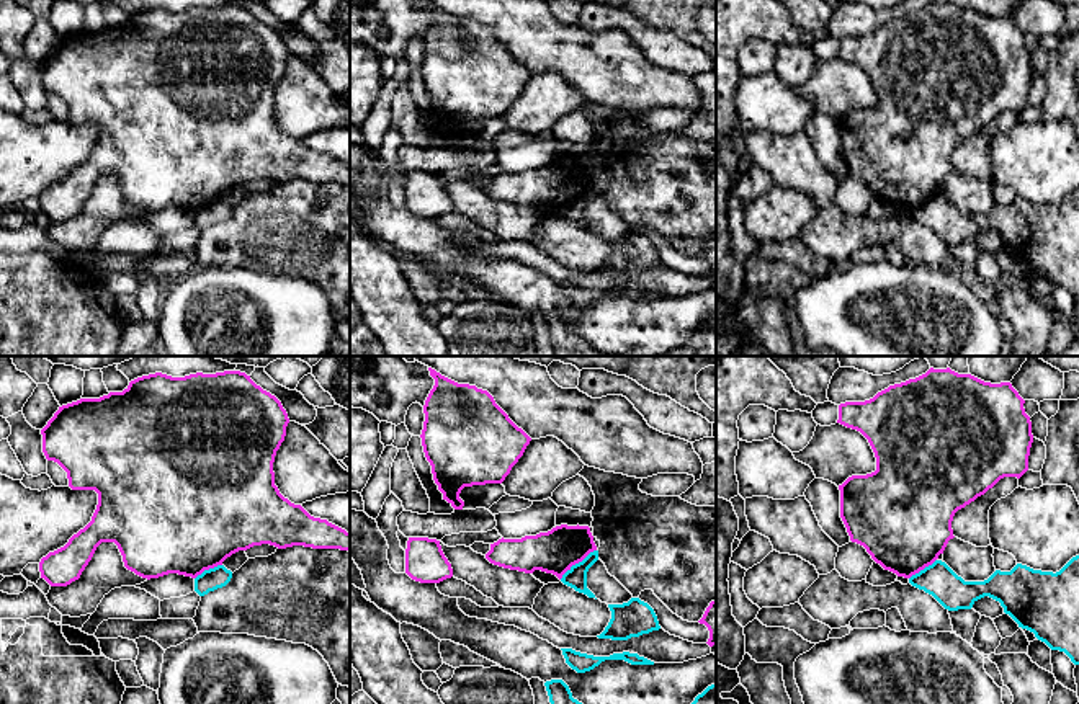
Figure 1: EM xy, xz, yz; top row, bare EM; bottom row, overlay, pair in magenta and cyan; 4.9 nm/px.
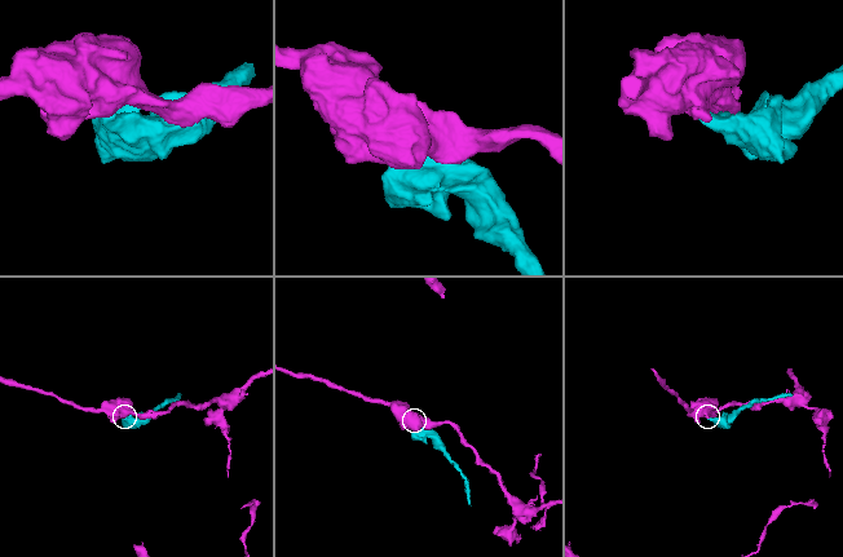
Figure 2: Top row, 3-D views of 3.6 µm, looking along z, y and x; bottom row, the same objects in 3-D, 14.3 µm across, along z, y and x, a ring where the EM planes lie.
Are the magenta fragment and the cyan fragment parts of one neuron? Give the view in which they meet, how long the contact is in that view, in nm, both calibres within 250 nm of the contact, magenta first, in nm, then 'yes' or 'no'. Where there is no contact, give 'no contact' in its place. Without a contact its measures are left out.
contact in xz; length 240 nm; calibres 220 and 100 nm; no

